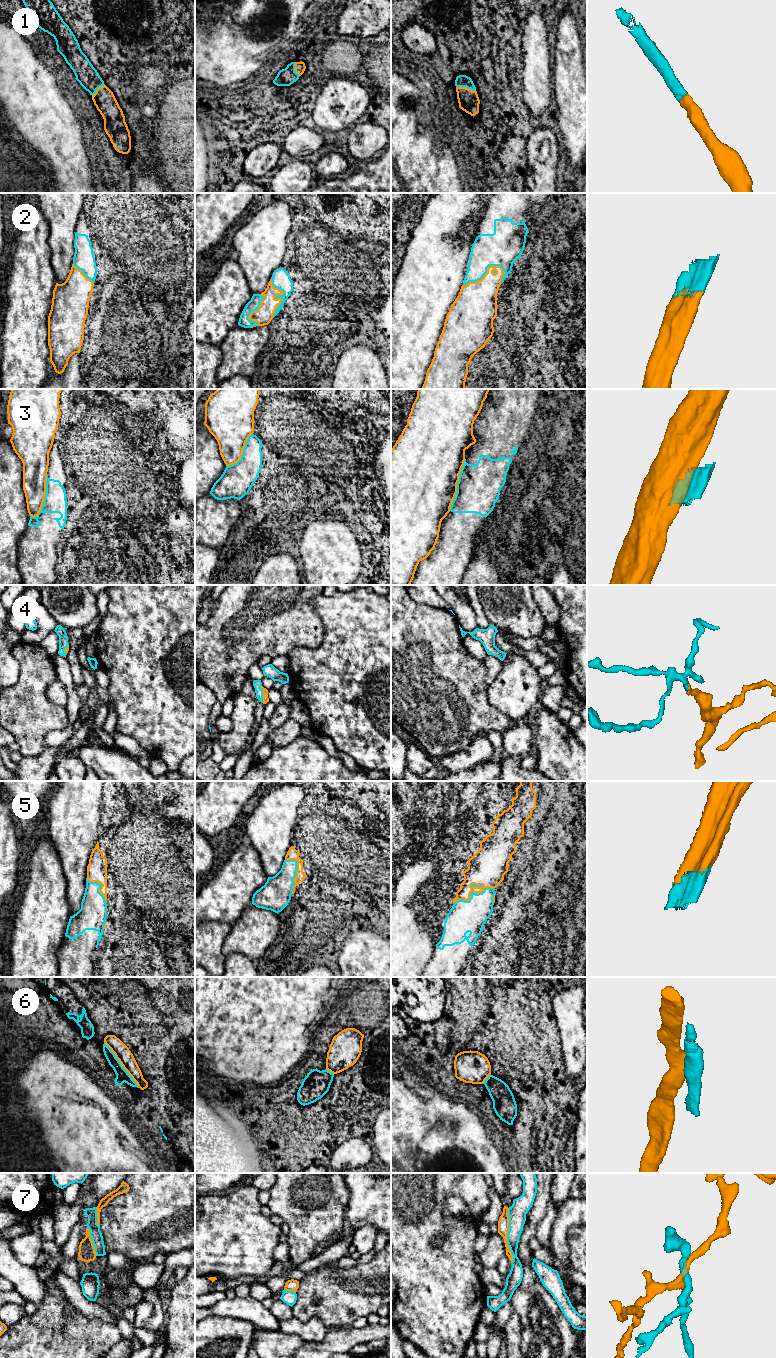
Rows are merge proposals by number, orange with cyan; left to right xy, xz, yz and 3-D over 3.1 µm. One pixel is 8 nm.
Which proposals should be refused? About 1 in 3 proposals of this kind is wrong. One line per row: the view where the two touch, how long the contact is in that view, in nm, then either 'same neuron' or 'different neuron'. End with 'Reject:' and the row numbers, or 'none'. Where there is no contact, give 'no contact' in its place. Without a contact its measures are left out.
1: yz | 160 nm | same neuron
2: yz | 360 nm | same neuron
3: yz | 440 nm | different neuron
4: xz | 140 nm | same neuron
5: yz | 360 nm | same neuron
6: xy | 480 nm | different neuron
7: yz | 440 nm | different neuron
Reject: 3, 6, 7

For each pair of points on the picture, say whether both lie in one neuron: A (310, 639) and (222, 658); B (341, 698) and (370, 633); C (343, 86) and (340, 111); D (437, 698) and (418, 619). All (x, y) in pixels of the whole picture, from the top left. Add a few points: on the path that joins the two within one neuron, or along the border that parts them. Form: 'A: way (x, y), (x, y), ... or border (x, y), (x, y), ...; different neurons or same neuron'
A: way (288, 639), (245, 639), (243, 641); same neuron
B: way (357, 682), (370, 669), (370, 649); same neuron
C: way (343, 92), (343, 105); same neuron
D: way (424, 678), (418, 672), (418, 639); same neuron

